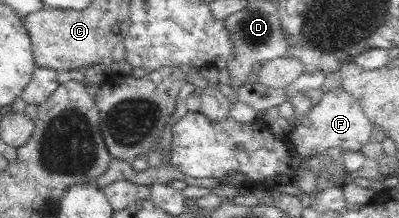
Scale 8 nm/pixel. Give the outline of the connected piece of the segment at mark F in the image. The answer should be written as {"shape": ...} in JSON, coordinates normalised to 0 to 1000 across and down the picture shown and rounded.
{"shape":[[[857,399],[825,404],[825,417],[807,436],[799,477],[767,514],[739,606],[727,615],[727,651],[747,711],[764,729],[807,711],[822,679],[840,670],[852,670],[860,688],[895,693],[930,647],[935,573],[895,450]]]}

